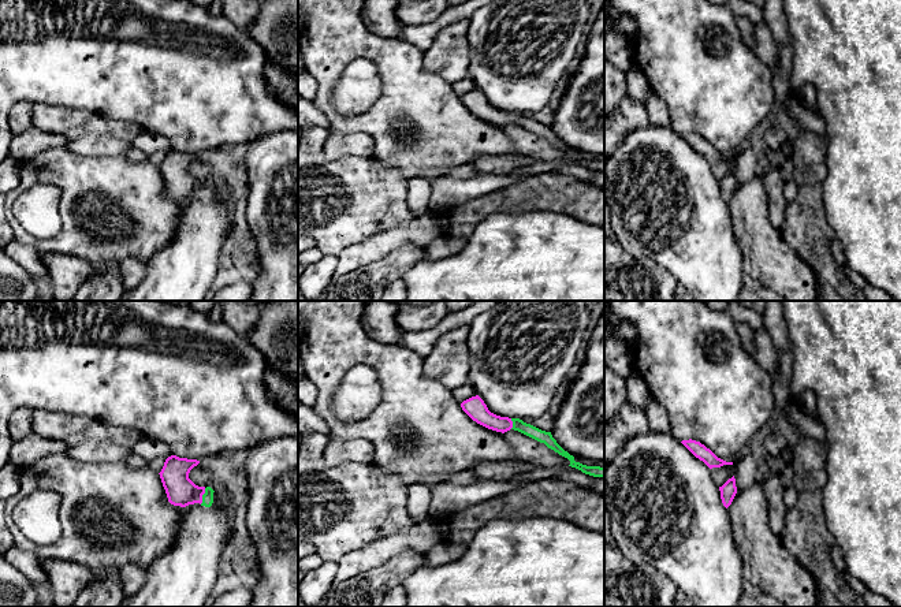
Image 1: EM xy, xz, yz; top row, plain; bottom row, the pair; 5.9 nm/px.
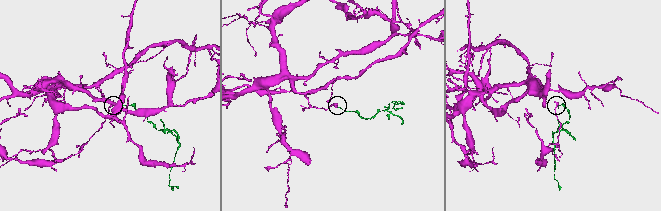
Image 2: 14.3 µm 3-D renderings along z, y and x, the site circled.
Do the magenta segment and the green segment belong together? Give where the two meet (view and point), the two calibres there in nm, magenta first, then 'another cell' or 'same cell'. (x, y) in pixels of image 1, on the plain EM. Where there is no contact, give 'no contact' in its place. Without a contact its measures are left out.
xy (201, 190) | 180/60 nm | same cell

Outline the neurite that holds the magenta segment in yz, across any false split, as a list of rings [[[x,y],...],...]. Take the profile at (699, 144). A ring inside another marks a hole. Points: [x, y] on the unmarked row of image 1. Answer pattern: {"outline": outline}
{"outline": [[[682,134],[681,135],[696,152],[703,154],[710,163],[721,161],[723,159],[733,159],[733,156],[726,156],[718,152],[710,142],[696,134]]]}

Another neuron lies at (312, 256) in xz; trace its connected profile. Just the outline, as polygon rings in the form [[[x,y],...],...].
[[[316,247],[298,254],[298,262],[304,267],[317,262],[323,257],[321,252]]]

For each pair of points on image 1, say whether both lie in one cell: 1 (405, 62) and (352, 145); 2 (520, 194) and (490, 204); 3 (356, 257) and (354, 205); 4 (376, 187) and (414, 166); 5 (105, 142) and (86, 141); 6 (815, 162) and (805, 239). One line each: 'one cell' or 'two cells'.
1: two cells
2: one cell
3: two cells
4: two cells
5: one cell
6: one cell

